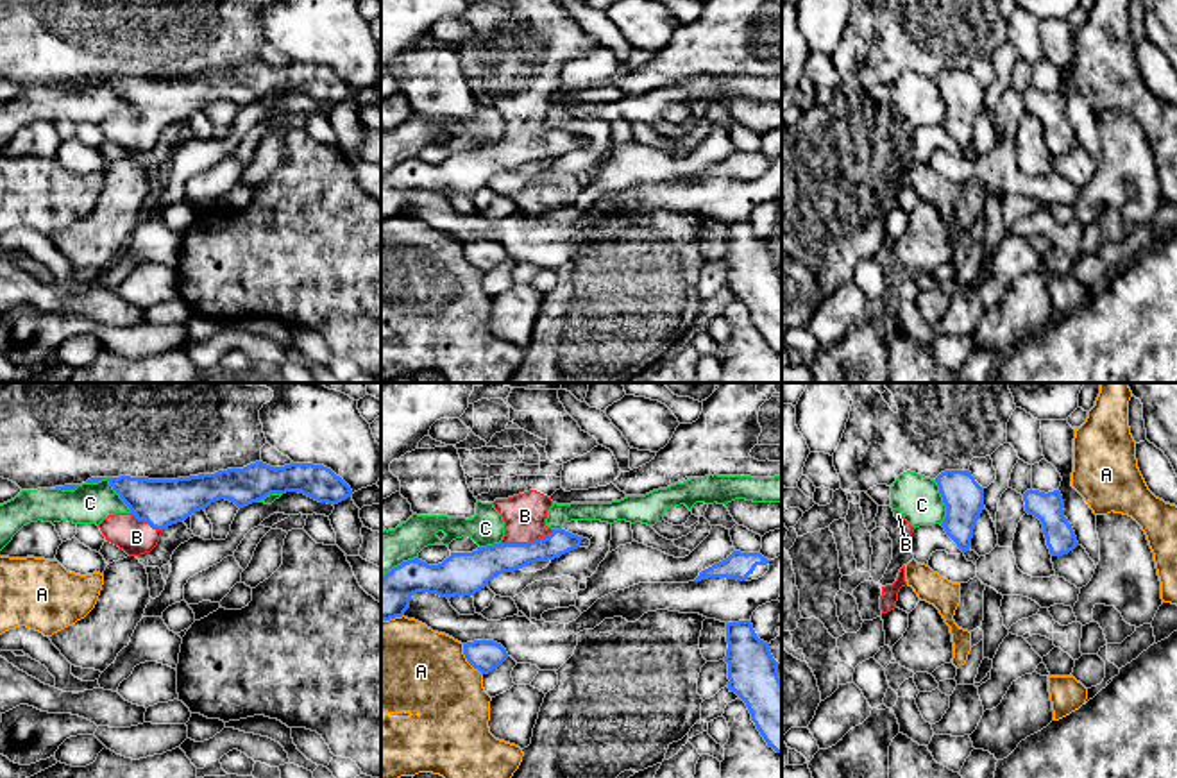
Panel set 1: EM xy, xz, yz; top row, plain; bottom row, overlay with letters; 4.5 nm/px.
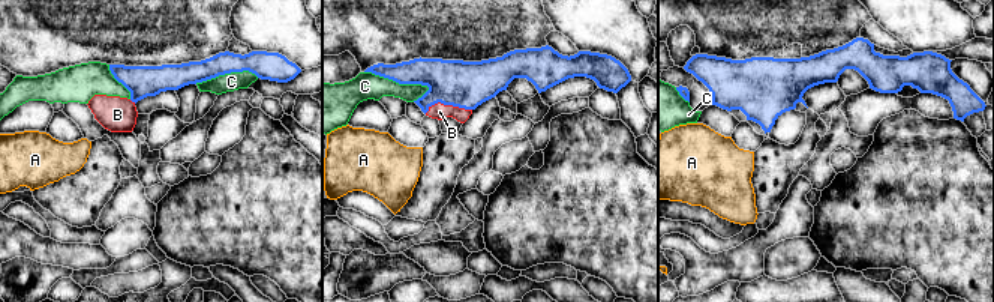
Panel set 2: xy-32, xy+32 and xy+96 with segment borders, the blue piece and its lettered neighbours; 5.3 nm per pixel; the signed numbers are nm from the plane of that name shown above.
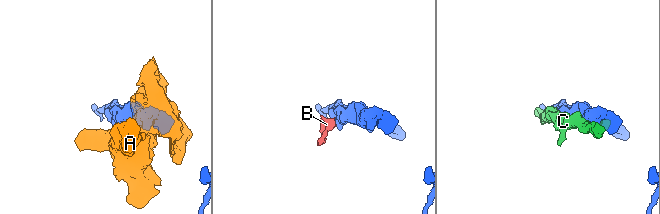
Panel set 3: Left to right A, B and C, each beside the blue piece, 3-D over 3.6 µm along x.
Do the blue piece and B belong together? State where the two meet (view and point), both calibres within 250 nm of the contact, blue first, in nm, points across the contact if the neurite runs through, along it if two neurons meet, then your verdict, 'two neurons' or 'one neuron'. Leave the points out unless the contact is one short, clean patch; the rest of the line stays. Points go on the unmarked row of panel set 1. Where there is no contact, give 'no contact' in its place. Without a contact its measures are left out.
meets blue in xz at (526, 143); 160 nm thick on the blue side, 190 nm on the other; runs through xz (478, 167), (507, 156), (526, 143), (524, 115); one neuron

